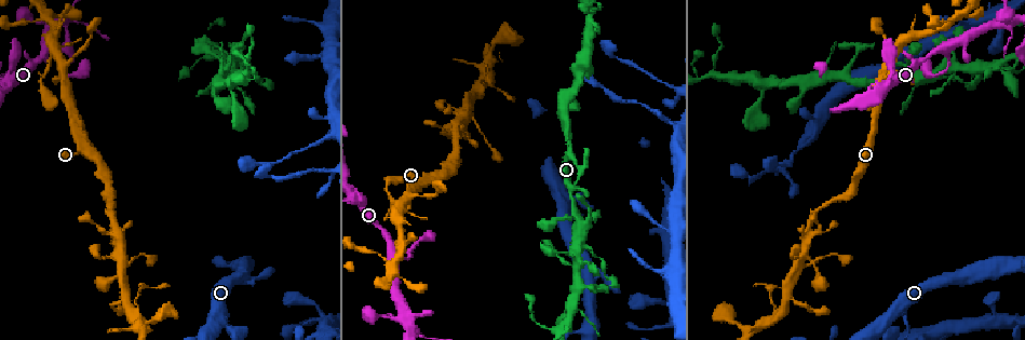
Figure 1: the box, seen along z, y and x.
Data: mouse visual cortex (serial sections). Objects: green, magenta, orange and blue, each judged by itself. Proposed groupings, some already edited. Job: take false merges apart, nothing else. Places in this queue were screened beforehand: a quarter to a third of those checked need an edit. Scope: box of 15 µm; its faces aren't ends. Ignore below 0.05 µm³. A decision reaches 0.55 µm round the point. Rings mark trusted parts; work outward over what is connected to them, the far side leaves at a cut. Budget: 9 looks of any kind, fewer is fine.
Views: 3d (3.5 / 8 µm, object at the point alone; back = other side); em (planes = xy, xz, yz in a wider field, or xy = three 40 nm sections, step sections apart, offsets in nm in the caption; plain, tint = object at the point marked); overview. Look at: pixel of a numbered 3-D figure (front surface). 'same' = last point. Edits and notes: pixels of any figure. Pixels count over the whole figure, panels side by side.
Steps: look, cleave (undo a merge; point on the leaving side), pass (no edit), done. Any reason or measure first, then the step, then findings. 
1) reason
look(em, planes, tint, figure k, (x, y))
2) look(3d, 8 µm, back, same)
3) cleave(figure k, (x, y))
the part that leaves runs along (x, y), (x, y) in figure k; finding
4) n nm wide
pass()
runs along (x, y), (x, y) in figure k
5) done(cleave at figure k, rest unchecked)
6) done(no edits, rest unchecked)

narrows sharply
look(3d, 3.5 µm, figure 1, (420, 196))

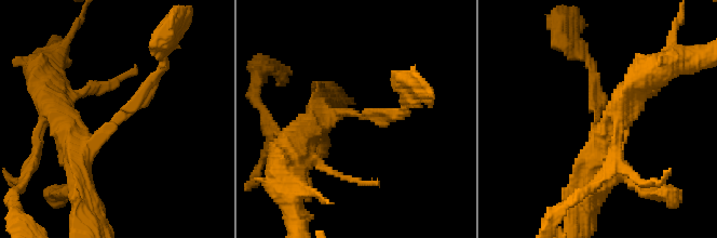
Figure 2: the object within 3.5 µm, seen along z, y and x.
arms of 150, 400 nm; shape alone is not enough
look(em, xy, step 1, tint, figure 2, (356, 111))

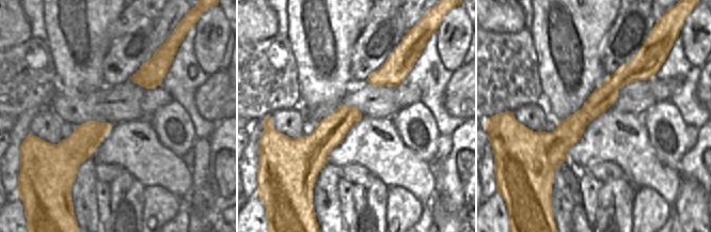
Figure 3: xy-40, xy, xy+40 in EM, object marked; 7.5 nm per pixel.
pass()
runs along (80, 164), (73, 148), (107, 135), (160, 71) in figure 2; continuous, no second cell

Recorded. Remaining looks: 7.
four-way junction
look(3d, 3.5 µm, figure 1, (915, 75))

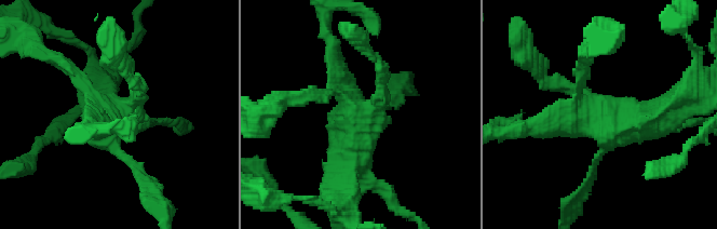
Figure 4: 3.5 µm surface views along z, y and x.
now the EM
look(em, xy, step 5, tint, figure 4, (353, 115))

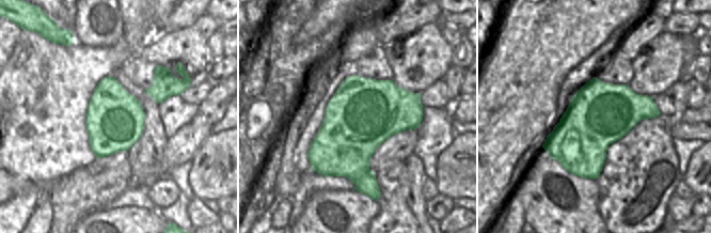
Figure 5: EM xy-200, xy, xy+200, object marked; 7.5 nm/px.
look(em, xy, step 3, tint, same)

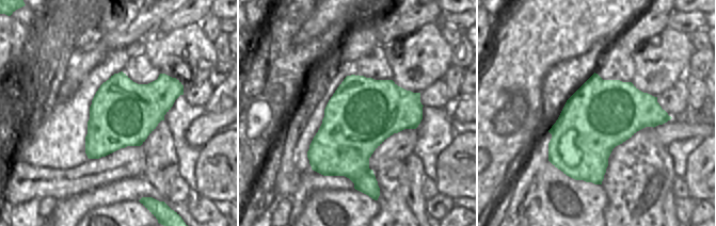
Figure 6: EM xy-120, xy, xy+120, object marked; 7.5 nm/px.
pass()
runs along (538, 128), (653, 118), (667, 104) in figure 4; one cell here

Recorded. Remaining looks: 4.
thin neck
look(3d, 3.5 µm, figure 1, (857, 55))

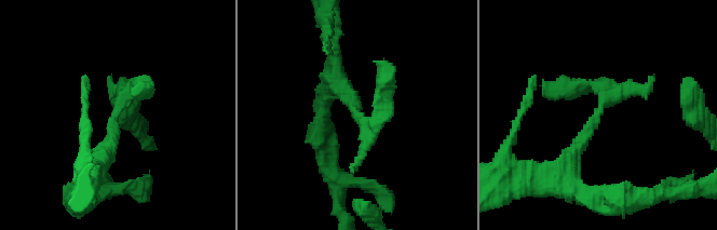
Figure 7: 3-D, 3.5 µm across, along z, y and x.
shape alone is not enough
look(em, xy, step 2, tint, figure 7, (594, 113))

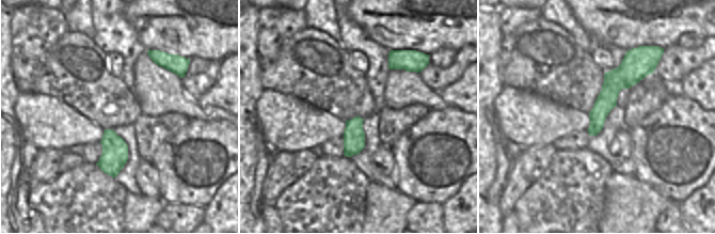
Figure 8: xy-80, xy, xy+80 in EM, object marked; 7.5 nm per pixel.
160 nm wide
cleave(figure 7, (577, 85))
the part that leaves runs along (598, 108), (598, 85), (543, 95) in figure 7; two cells meet here

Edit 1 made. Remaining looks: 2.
done(cleave at figure 7, rest unchecked)

